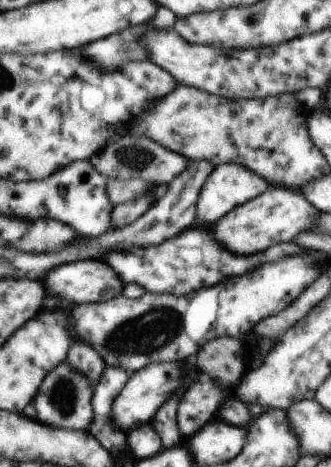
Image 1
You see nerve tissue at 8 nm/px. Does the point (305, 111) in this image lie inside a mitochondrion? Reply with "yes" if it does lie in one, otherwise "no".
no

